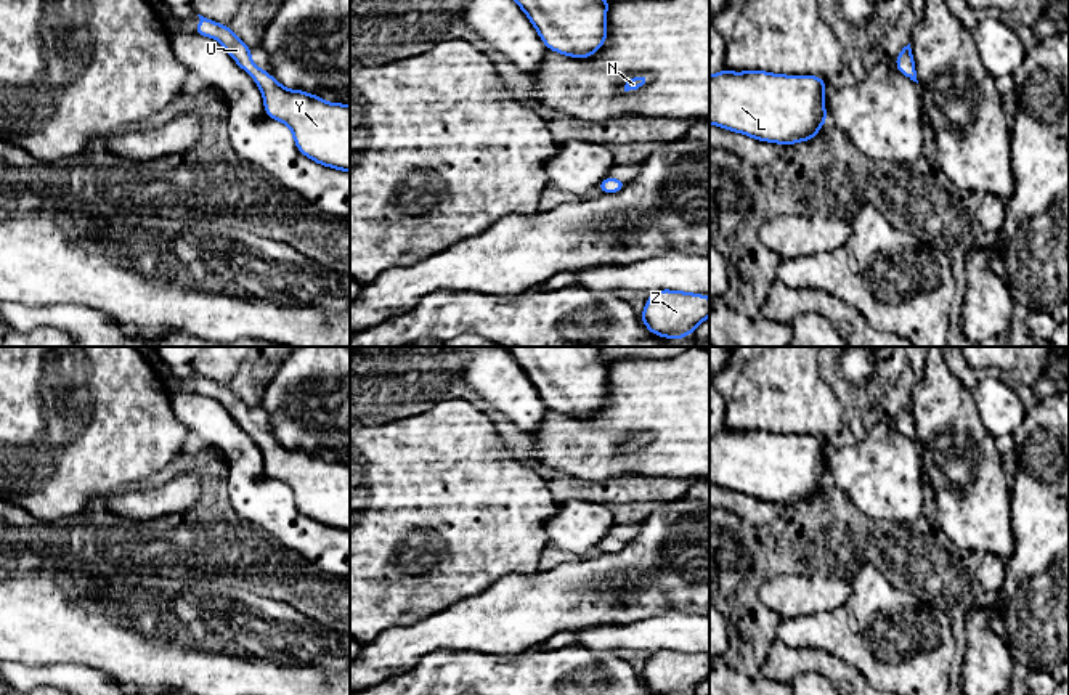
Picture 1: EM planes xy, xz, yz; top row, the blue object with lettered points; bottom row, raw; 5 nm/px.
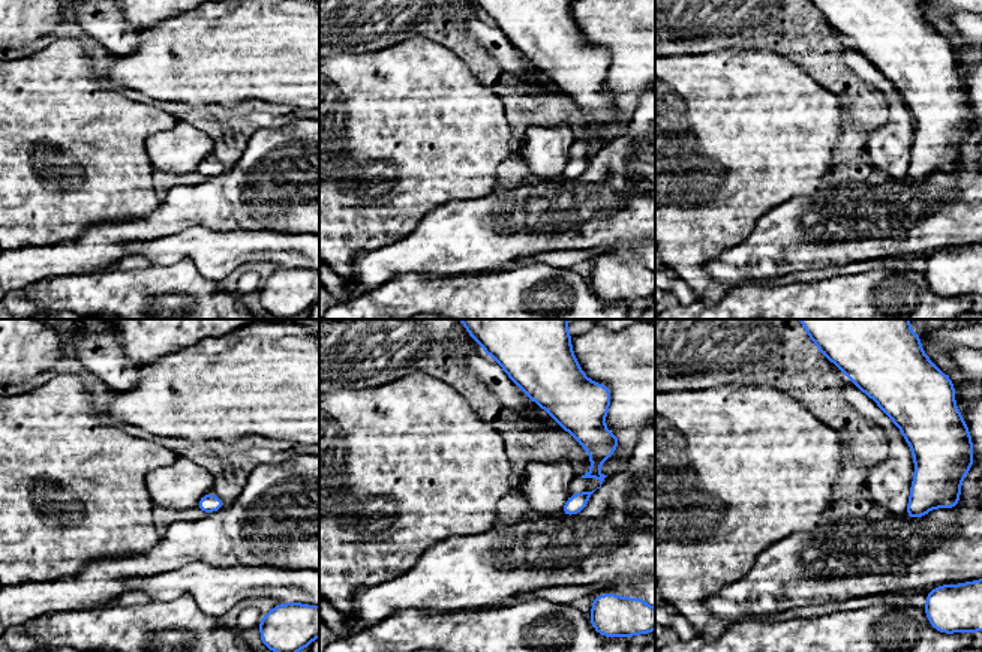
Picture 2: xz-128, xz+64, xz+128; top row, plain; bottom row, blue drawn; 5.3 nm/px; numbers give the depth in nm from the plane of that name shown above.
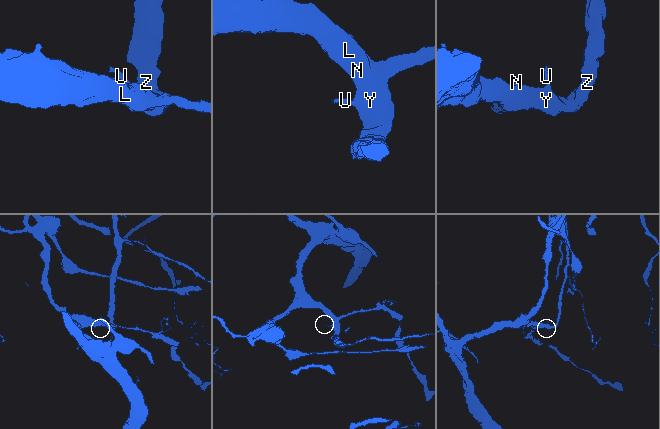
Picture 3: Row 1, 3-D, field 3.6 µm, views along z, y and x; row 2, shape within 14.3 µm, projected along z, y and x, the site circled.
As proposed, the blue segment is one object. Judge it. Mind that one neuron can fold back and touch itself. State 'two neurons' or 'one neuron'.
one neuron

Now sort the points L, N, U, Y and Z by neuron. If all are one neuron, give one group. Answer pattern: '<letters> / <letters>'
L N U Y Z

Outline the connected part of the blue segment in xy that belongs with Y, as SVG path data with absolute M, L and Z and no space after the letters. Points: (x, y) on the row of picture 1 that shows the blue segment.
M197 16L201 21L194 32L218 40L238 66L250 74L262 91L266 116L291 128L297 149L324 167L350 172L350 106L284 88L254 64L252 50L228 26Z

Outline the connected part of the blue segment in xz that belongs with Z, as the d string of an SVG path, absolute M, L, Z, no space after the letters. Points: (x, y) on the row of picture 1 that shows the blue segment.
M682 291L650 294L640 319L652 334L677 340L690 335L709 316L709 299Z

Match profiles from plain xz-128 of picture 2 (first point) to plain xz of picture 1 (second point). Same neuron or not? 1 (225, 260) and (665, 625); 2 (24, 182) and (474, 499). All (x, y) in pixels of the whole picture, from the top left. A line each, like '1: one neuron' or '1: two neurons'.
1: one neuron
2: one neuron

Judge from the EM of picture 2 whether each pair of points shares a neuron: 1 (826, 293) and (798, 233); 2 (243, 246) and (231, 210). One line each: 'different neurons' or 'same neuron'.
1: different neurons
2: different neurons

